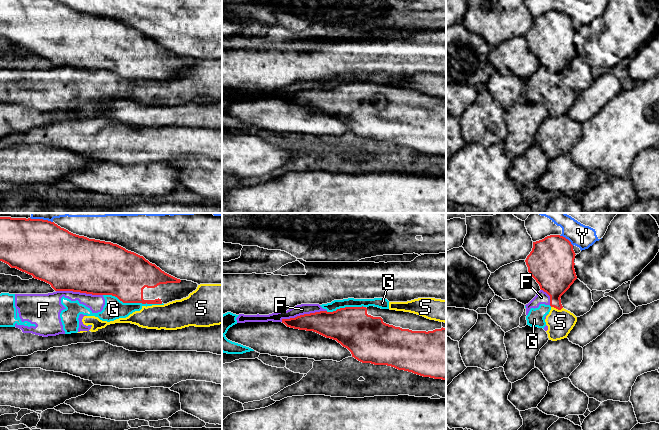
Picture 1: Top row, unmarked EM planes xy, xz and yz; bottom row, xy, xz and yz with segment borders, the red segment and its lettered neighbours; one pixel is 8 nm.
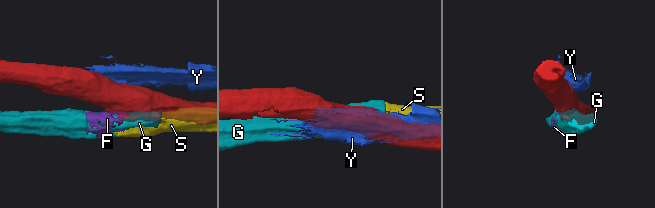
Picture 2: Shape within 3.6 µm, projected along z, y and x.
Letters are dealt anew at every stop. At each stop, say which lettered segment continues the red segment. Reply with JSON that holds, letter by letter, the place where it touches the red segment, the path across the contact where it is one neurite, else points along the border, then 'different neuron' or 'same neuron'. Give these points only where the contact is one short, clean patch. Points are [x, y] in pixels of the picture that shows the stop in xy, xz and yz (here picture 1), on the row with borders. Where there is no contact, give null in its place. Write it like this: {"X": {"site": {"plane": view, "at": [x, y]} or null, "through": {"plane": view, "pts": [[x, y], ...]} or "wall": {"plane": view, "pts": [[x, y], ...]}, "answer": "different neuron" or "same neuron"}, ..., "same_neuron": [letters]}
{"F": {"site": {"plane": "xz", "at": [304, 314]}, "wall": {"plane": "xz", "pts": [[326, 310], [304, 313], [284, 318], [281, 321]]}, "answer": "different neuron"}, "G": {"site": {"plane": "xy", "at": [133, 302]}, "answer": "different neuron"}, "S": {"site": {"plane": "yz", "at": [557, 308]}, "answer": "different neuron"}, "Y": {"site": {"plane": "yz", "at": [565, 238]}, "answer": "different neuron"}, "same_neuron": []}

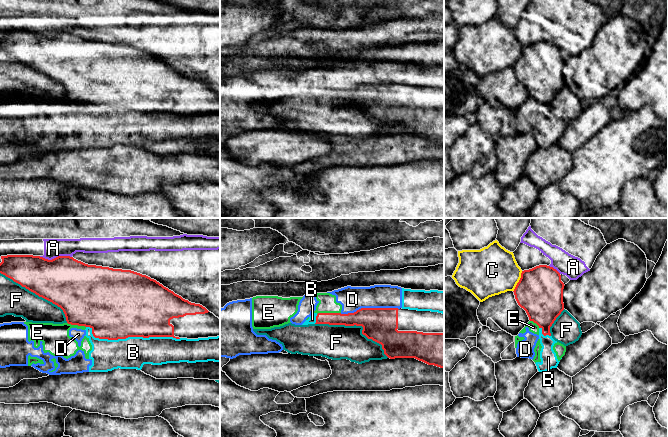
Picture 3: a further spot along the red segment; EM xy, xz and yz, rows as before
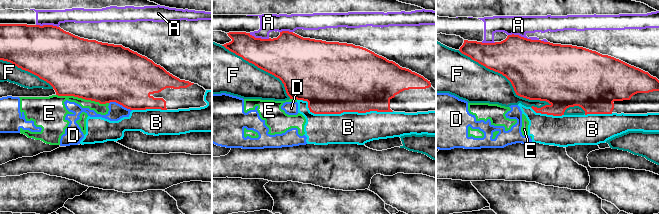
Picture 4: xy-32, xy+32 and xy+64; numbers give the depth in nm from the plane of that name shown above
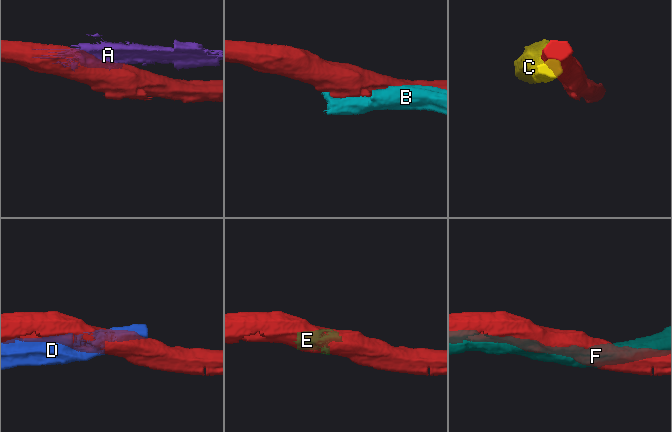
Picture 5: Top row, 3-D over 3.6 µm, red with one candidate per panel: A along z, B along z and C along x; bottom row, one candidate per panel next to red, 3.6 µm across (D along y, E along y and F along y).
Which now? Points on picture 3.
{"A": {"site": {"plane": "xy", "at": [55, 258]}, "answer": "different neuron"}, "B": {"site": {"plane": "xy", "at": [131, 336]}, "answer": "different neuron"}, "C": {"site": {"plane": "yz", "at": [519, 281]}, "answer": "different neuron"}, "D": {"site": {"plane": "xz", "at": [369, 308]}, "answer": "different neuron"}, "E": {"site": {"plane": "xz", "at": [328, 313]}, "wall": {"plane": "xz", "pts": [[340, 312], [319, 312], [317, 314]]}, "answer": "different neuron"}, "F": {"site": {"plane": "xz", "at": [357, 325]}, "answer": "different neuron"}, "same_neuron": []}

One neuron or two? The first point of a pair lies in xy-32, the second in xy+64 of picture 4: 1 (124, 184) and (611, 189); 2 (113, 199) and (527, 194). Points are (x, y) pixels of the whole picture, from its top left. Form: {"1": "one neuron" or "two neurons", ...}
{"1": "two neurons", "2": "one neuron"}

